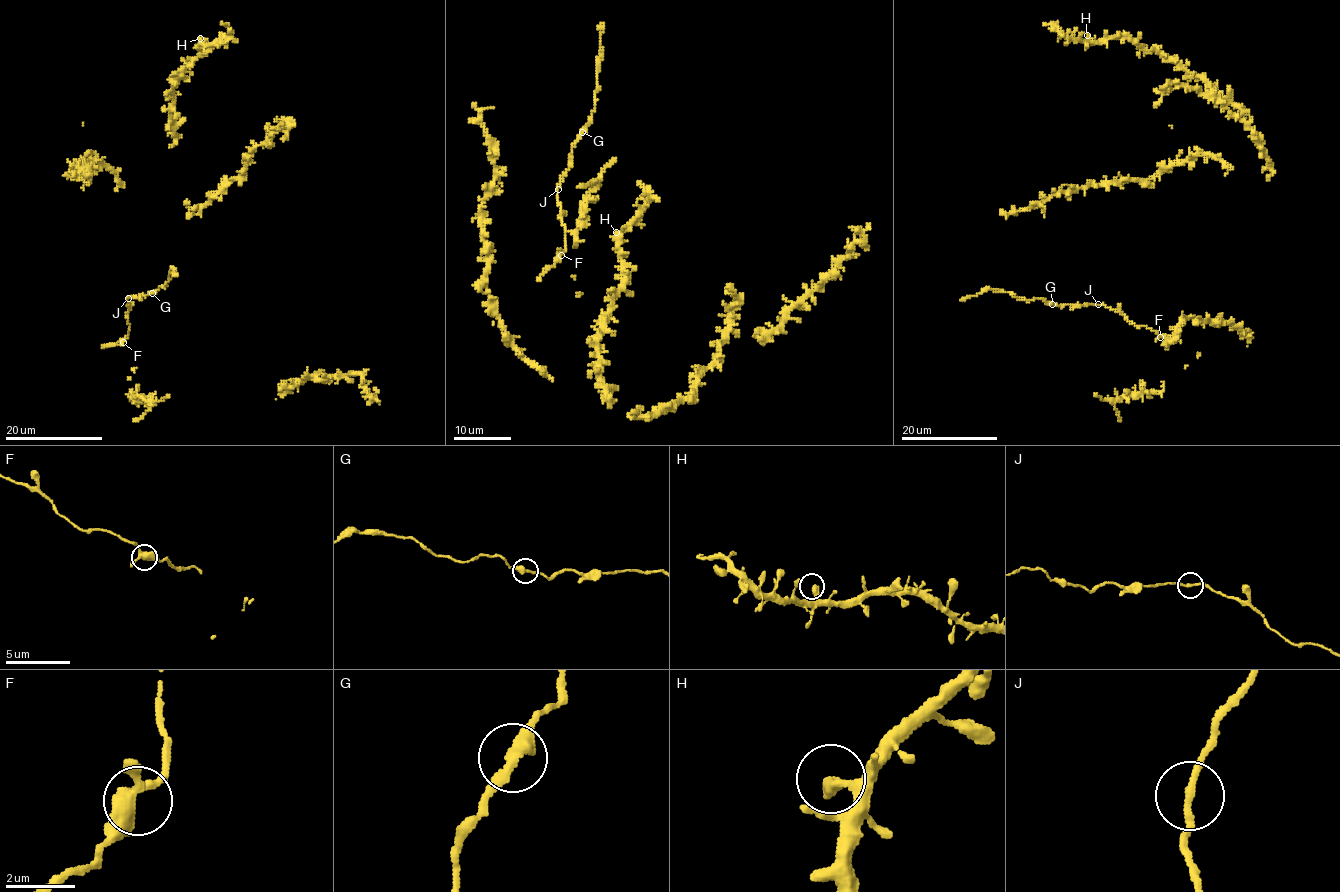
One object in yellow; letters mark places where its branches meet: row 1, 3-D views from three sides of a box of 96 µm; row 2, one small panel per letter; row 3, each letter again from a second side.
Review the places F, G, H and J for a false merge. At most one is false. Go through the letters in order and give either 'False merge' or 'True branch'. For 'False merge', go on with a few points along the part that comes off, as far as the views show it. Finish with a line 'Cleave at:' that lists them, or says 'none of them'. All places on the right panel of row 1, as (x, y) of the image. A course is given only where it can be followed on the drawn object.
F: True branch
G: True branch
H: True branch
J: True branch
Cleave at: none of them

